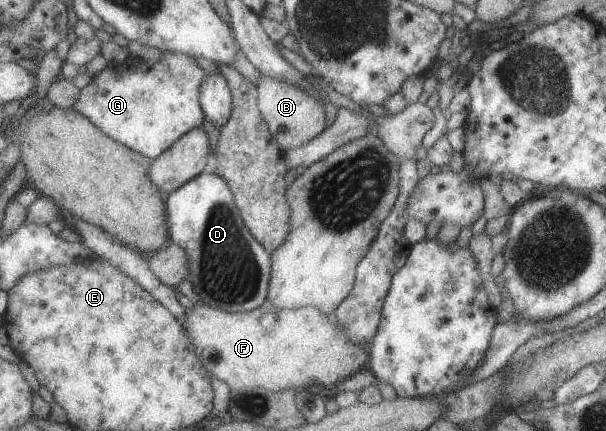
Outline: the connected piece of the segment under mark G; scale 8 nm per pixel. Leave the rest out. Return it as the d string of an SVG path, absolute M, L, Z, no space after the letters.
M179 52L163 53L158 62L129 59L127 63L109 64L103 73L97 74L81 90L74 108L96 123L107 135L127 147L149 156L152 160L163 155L178 139L205 123L204 107L201 105L201 86L207 71L197 65L196 58Z

